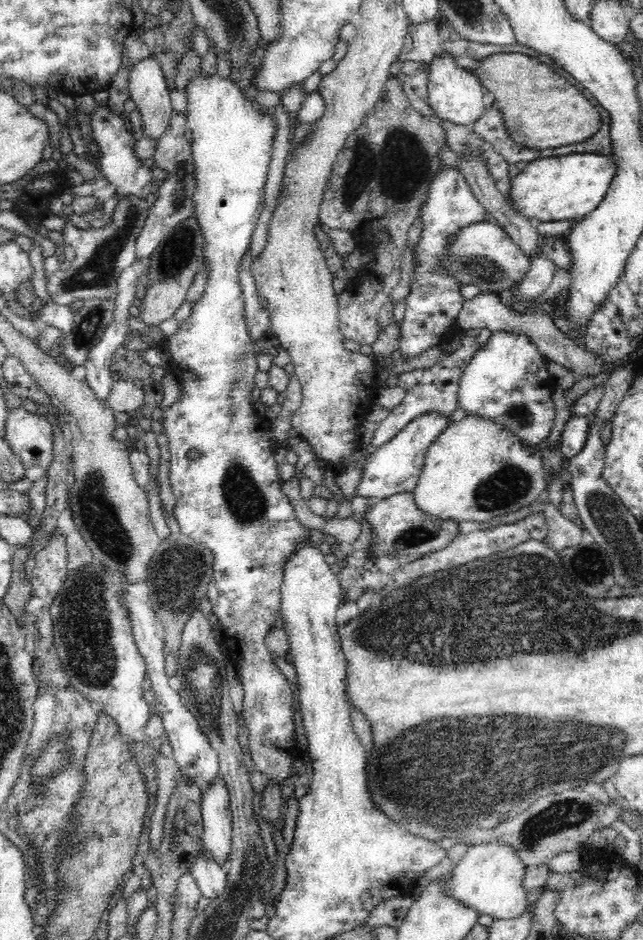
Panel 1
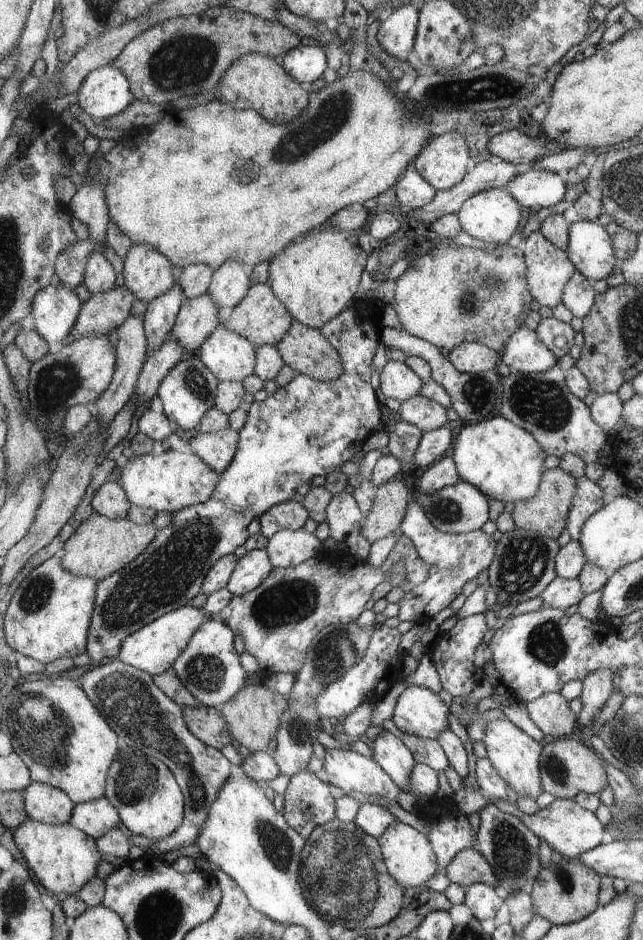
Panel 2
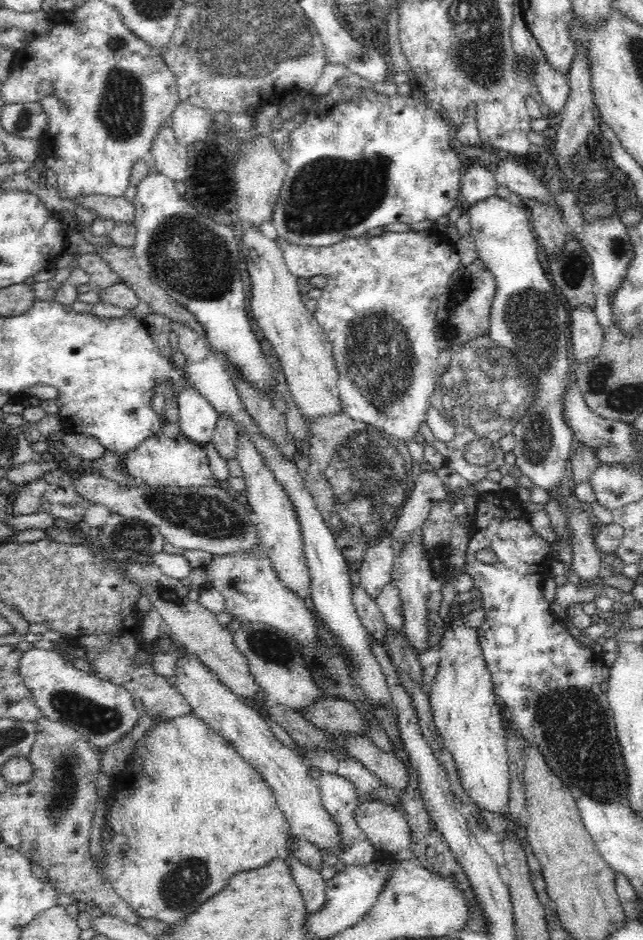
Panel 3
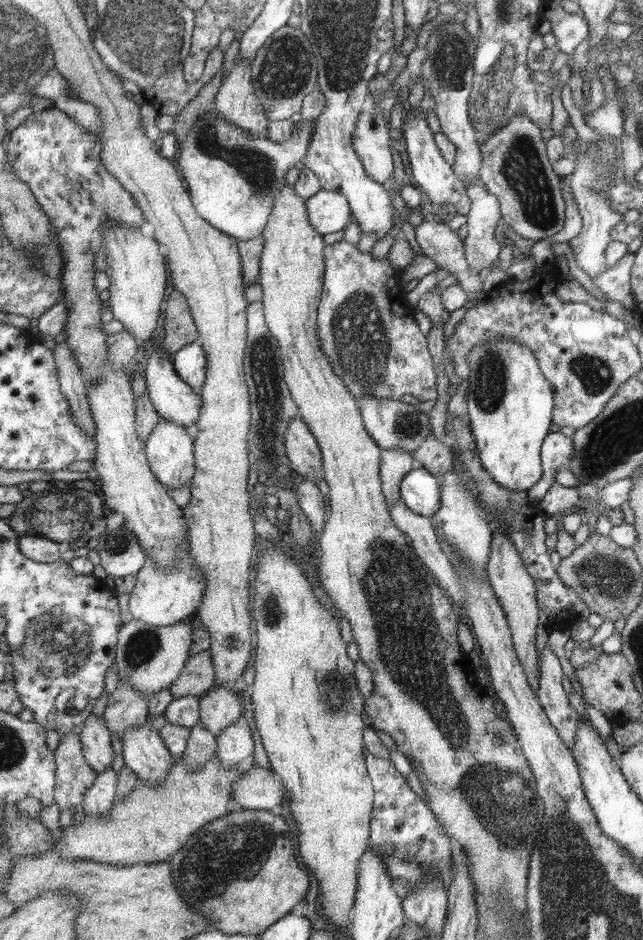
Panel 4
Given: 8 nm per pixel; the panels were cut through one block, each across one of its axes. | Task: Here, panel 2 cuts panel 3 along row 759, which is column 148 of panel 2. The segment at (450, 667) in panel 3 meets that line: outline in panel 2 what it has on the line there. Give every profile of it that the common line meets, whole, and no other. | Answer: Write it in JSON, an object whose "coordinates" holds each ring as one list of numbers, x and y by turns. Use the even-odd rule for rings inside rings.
{"coordinates":[[155,451,134,456,122,467,119,483,132,505,164,512,181,511,182,508,206,502,213,495,221,474,194,453,179,451]]}

